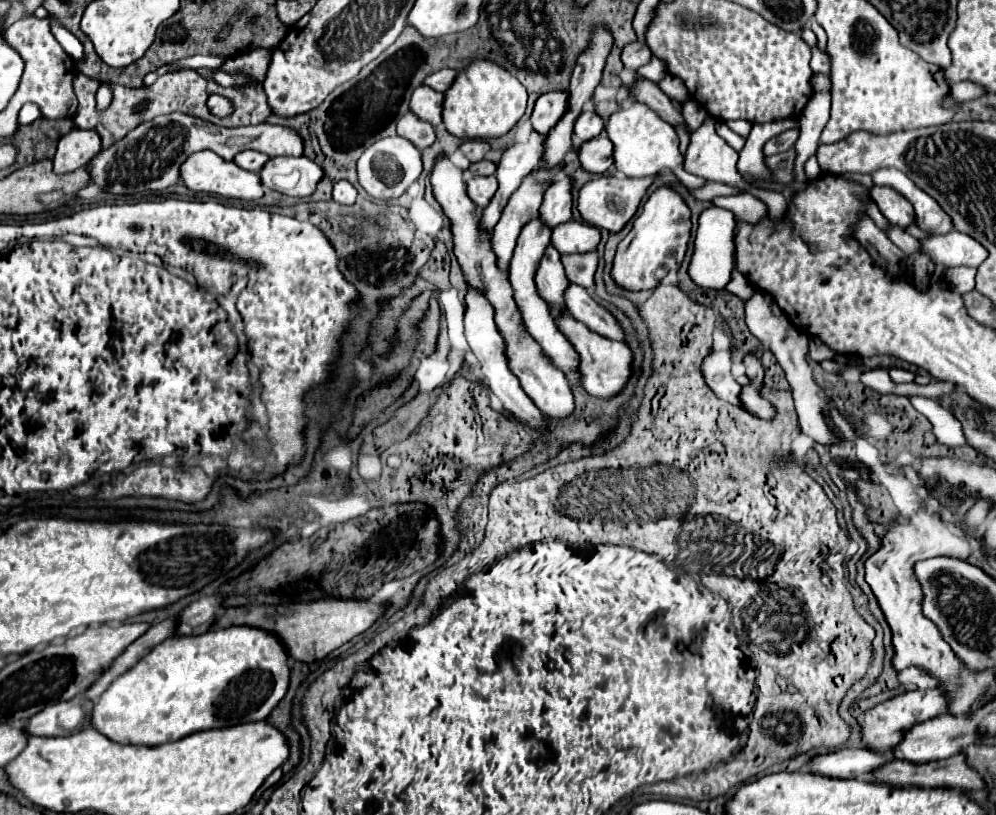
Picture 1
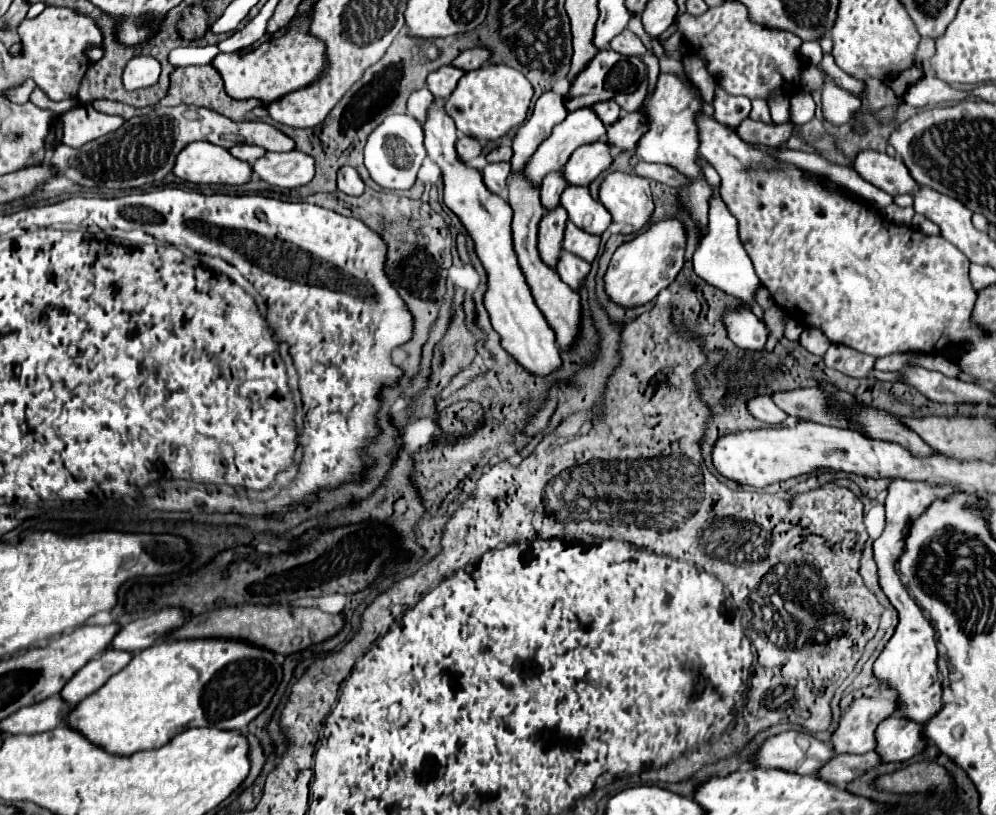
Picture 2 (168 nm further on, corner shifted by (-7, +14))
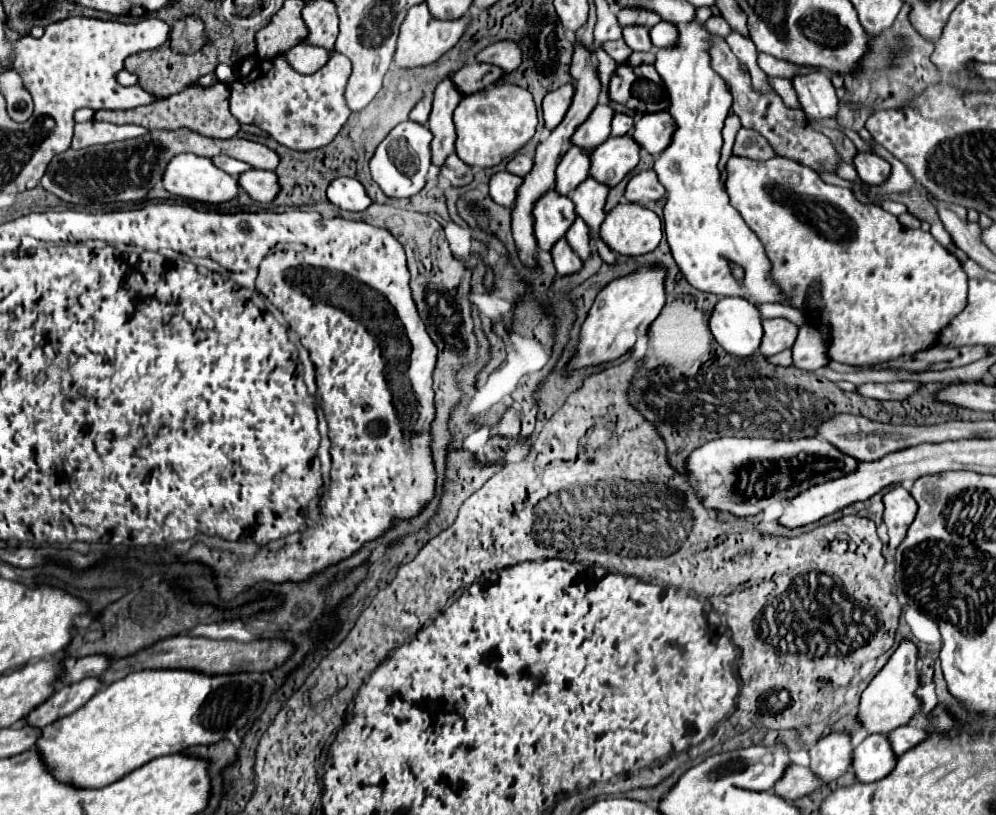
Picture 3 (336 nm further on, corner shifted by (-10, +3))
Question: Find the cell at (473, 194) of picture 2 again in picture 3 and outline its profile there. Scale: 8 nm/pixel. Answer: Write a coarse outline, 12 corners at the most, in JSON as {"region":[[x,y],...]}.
{"region":[[445,79],[429,115],[431,161],[441,167],[455,151],[453,111],[461,93]]}

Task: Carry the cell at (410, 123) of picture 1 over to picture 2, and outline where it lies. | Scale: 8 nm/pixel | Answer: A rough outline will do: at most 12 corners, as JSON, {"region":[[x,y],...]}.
{"region":[[426,88],[408,98],[408,114],[426,120],[434,96]]}

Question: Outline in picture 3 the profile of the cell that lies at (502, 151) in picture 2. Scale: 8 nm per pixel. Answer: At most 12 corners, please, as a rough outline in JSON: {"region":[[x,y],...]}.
{"region":[[517,155],[507,163],[507,171],[519,177],[527,175],[533,159]]}

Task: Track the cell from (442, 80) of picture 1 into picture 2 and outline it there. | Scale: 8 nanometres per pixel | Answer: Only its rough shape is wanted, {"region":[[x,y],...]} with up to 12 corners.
{"region":[[468,48],[452,66],[468,70],[488,64],[490,48]]}

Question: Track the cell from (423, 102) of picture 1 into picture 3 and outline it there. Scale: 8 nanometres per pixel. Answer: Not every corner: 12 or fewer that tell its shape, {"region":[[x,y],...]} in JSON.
{"region":[[471,63],[453,75],[461,95],[495,83],[503,71],[493,65]]}

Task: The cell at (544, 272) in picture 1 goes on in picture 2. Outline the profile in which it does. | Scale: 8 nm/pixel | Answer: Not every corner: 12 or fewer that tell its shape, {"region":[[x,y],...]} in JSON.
{"region":[[562,204],[544,212],[538,226],[538,252],[546,264],[556,264],[562,252]]}

